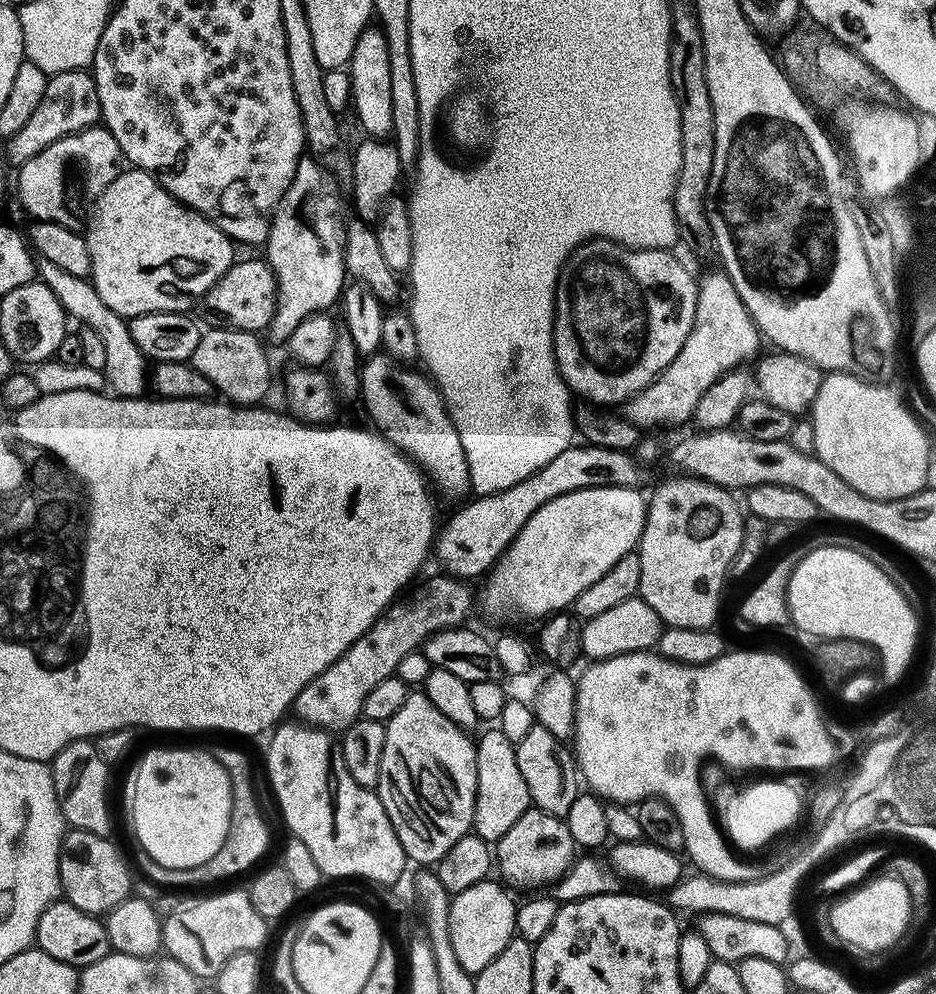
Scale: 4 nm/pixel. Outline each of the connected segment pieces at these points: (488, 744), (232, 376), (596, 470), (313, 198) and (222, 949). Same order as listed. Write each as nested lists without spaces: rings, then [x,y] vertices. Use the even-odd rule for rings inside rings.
[[[488,726],[481,734],[476,745],[476,801],[472,815],[471,831],[483,840],[497,842],[516,822],[532,808],[530,790],[526,790],[526,781],[522,779],[522,770],[518,770],[516,746],[502,734],[498,726]]]
[[[212,326],[201,335],[198,350],[194,350],[191,364],[210,378],[213,389],[221,392],[225,401],[237,406],[256,406],[268,396],[272,388],[272,368],[268,356],[260,345],[261,337],[255,332]]]
[[[585,442],[577,443],[571,448],[562,450],[558,458],[550,458],[546,466],[542,466],[533,476],[524,476],[515,484],[509,484],[506,490],[495,492],[489,496],[476,496],[469,499],[465,508],[460,508],[448,520],[448,525],[437,531],[434,541],[434,556],[440,559],[445,573],[458,580],[475,581],[475,576],[483,577],[492,571],[497,560],[512,545],[512,539],[526,526],[526,522],[546,502],[554,498],[562,498],[562,494],[570,494],[574,490],[590,490],[591,488],[636,488],[639,485],[641,465],[631,451],[622,449],[606,449],[602,446]]]
[[[301,158],[296,167],[296,173],[294,178],[290,182],[290,186],[286,194],[284,195],[284,203],[280,205],[277,209],[275,216],[272,219],[272,228],[268,231],[268,238],[266,241],[266,249],[268,248],[268,253],[266,253],[266,259],[268,264],[272,268],[272,272],[276,275],[276,313],[272,319],[270,325],[270,333],[276,340],[280,342],[287,342],[290,338],[290,334],[294,334],[294,330],[298,330],[298,326],[302,326],[302,322],[307,320],[310,316],[319,316],[321,314],[327,313],[328,308],[337,307],[338,301],[341,299],[342,293],[346,287],[346,269],[344,266],[344,239],[348,233],[346,227],[346,219],[344,220],[344,196],[340,193],[340,188],[335,184],[332,179],[334,179],[333,173],[329,171],[327,167],[322,166],[321,161],[316,158]]]
[[[247,891],[220,892],[217,896],[208,896],[197,904],[188,904],[177,912],[165,915],[162,920],[162,948],[167,955],[175,957],[196,977],[214,978],[226,966],[234,954],[256,952],[264,944],[268,936],[269,921],[254,910],[254,902],[250,902]],[[186,932],[194,936],[202,954],[187,954],[185,950]]]

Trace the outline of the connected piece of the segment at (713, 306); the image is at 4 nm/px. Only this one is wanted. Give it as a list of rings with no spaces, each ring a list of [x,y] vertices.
[[[722,270],[706,273],[698,280],[692,329],[682,350],[670,366],[660,371],[655,382],[624,401],[623,415],[641,430],[660,430],[656,428],[662,427],[663,424],[680,424],[683,420],[691,421],[696,414],[698,398],[702,398],[702,394],[706,394],[706,390],[710,390],[710,386],[714,386],[714,382],[718,382],[728,372],[737,371],[741,366],[747,365],[744,364],[747,360],[755,361],[756,351],[759,350],[760,344],[762,345],[762,333],[752,321],[752,316],[746,310],[742,298],[738,298],[738,290],[734,290],[734,282],[730,282],[730,278]]]

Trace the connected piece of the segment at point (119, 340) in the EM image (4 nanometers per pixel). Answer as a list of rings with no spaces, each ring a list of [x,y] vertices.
[[[49,260],[39,261],[38,276],[42,283],[56,295],[58,302],[64,307],[65,313],[73,321],[81,320],[82,323],[89,324],[93,334],[100,339],[100,344],[104,347],[102,371],[111,391],[120,398],[143,397],[145,395],[144,387],[147,389],[150,384],[150,364],[134,342],[128,329],[128,320],[119,316],[114,310],[110,310],[110,306],[106,306],[106,302],[102,302],[102,298],[98,298],[96,287],[92,284],[91,279],[66,274],[66,270],[58,270],[58,266],[54,266],[54,262]]]

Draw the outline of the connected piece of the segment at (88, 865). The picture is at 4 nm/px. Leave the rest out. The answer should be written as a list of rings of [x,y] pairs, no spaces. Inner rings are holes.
[[[68,830],[60,843],[60,890],[63,899],[78,906],[78,910],[86,910],[91,916],[103,917],[133,895],[128,864],[112,842],[106,836]]]

